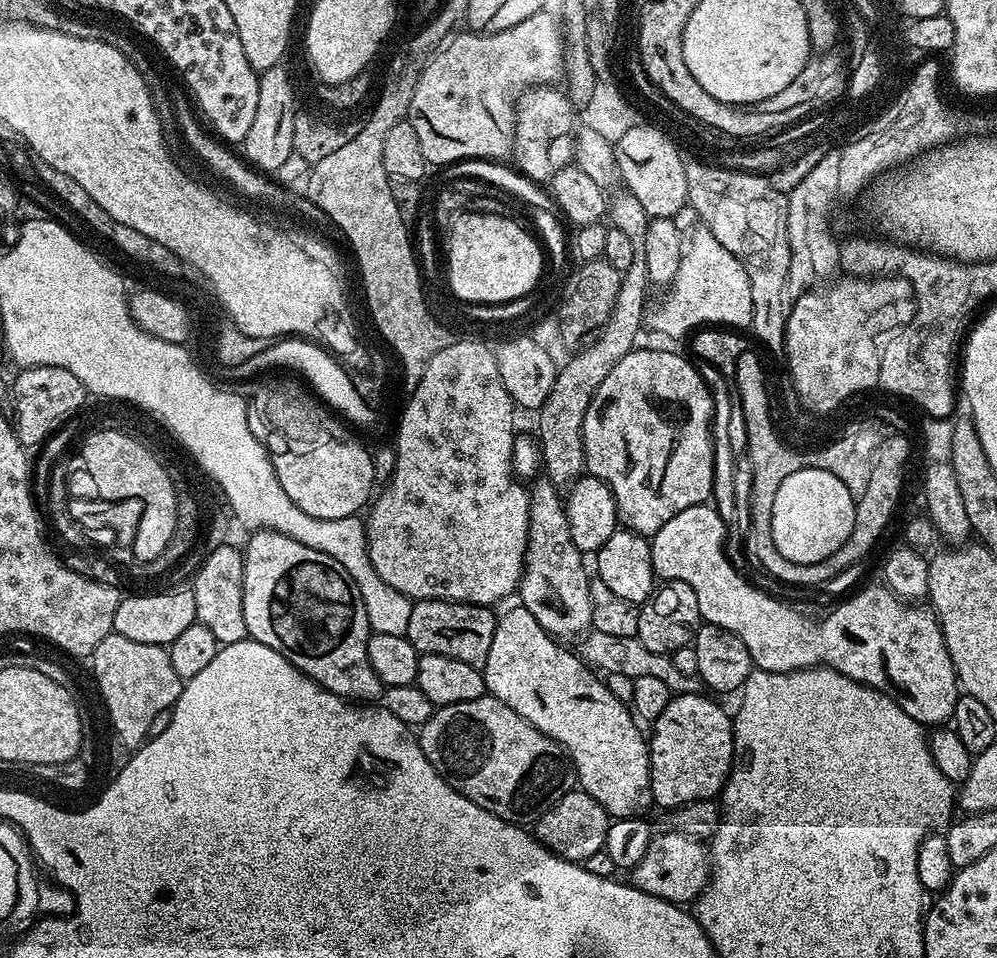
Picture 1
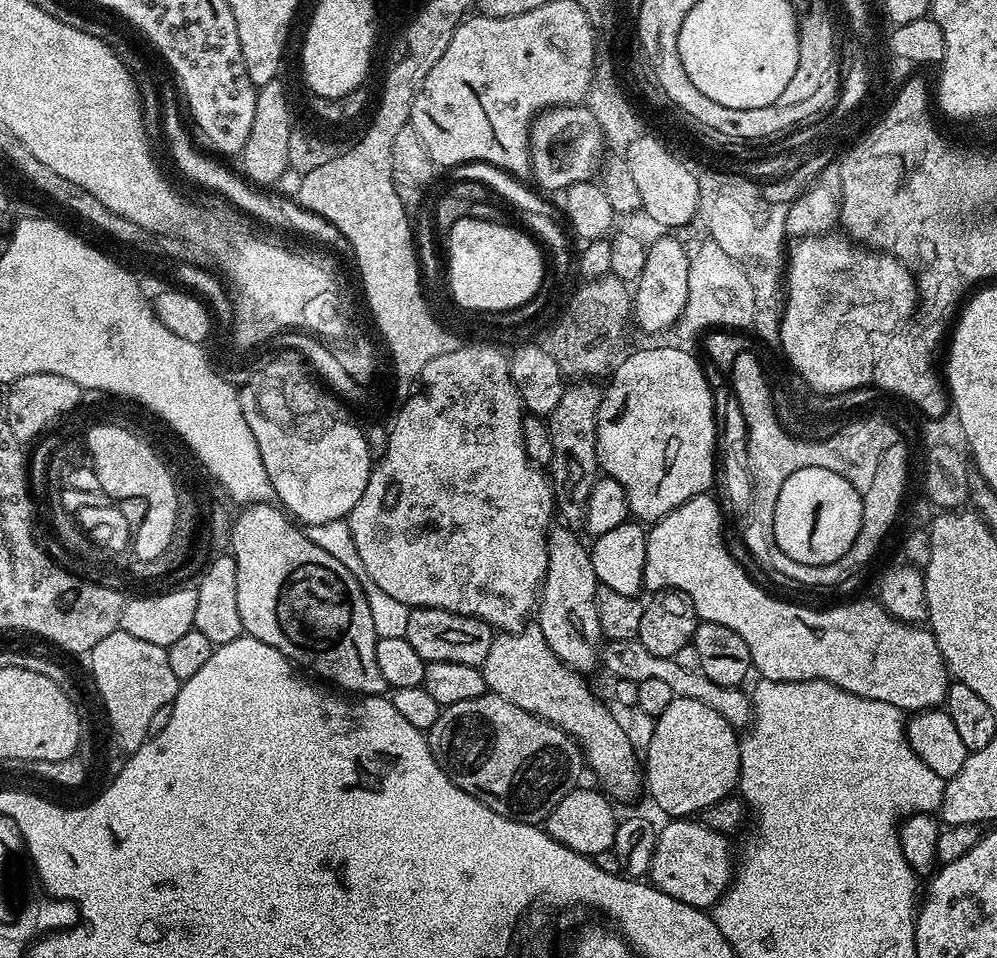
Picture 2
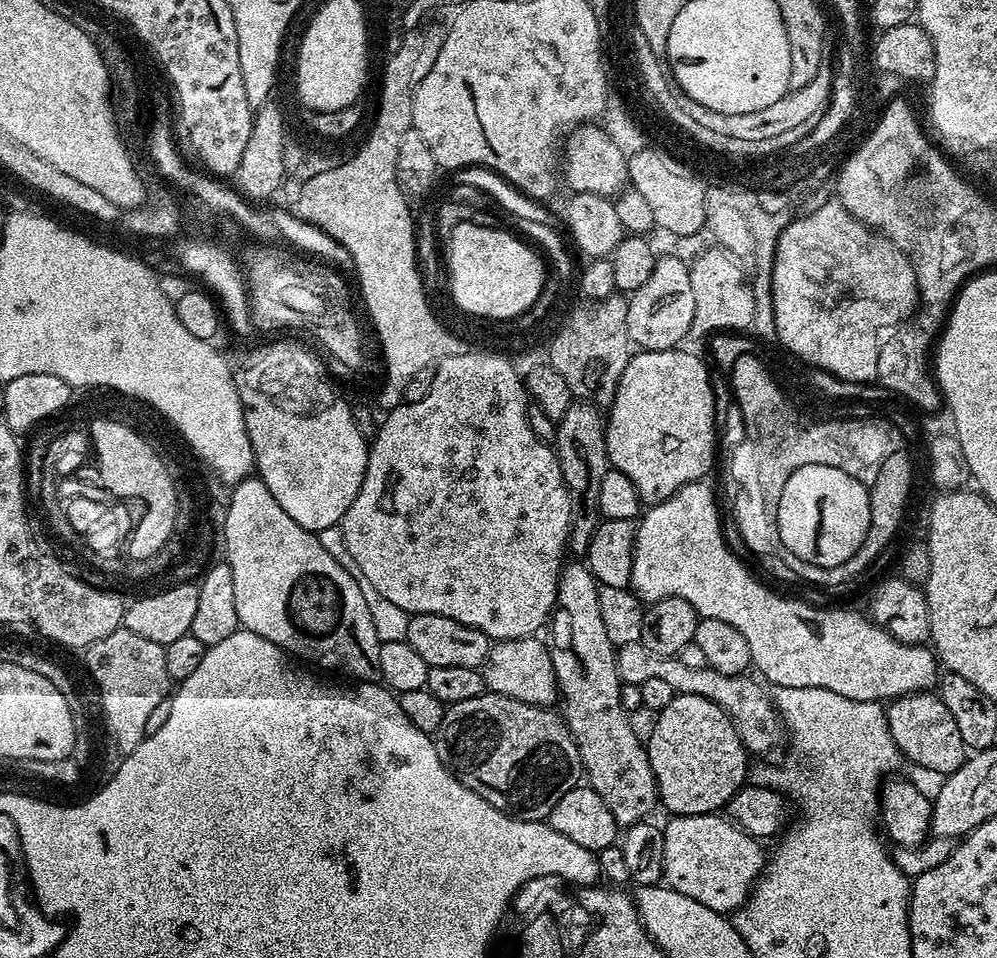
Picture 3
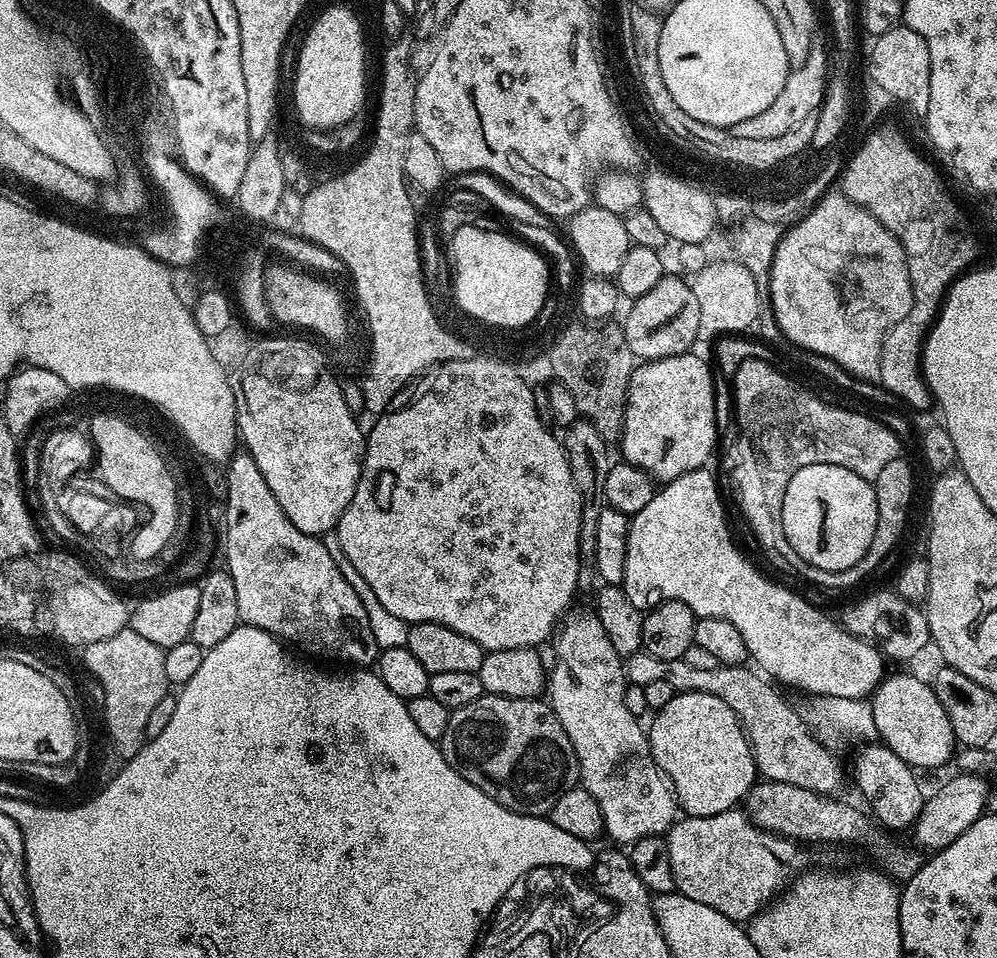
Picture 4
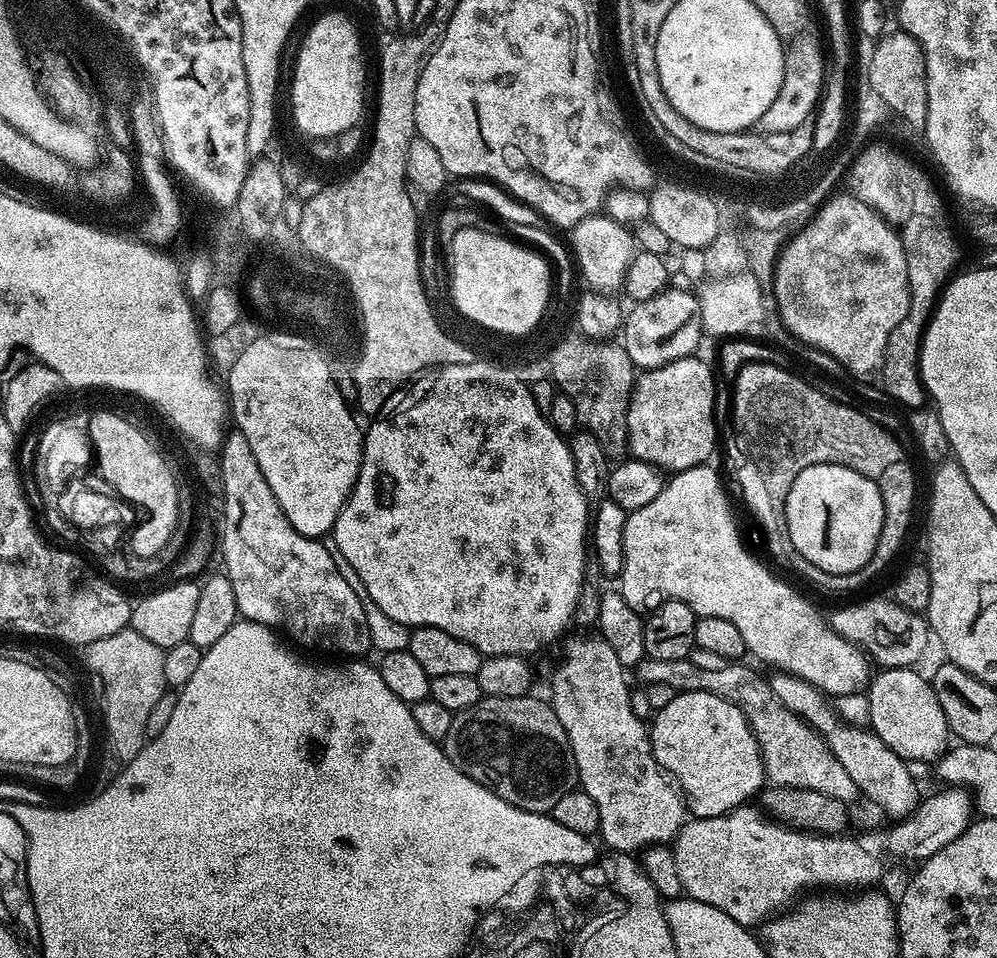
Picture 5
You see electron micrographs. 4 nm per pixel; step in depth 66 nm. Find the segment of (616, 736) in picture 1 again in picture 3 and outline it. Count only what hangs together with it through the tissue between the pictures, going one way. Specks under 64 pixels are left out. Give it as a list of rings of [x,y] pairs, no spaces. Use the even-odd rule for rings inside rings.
[[[536,636],[517,640],[498,640],[489,647],[488,656],[482,665],[484,687],[510,698],[518,698],[527,704],[555,705],[558,700],[556,671],[552,665],[549,645]],[[544,643],[544,644],[543,644]]]

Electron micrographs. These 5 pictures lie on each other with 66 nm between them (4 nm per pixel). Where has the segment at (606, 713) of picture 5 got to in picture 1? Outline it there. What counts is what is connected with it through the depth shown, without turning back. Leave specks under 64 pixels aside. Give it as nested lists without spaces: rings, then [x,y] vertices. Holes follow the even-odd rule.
[[[547,478],[540,482],[544,488],[534,484],[530,488],[530,526],[528,527],[528,549],[524,555],[524,573],[520,576],[518,589],[519,603],[541,624],[551,636],[561,642],[572,642],[583,637],[592,628],[592,603],[590,602],[590,568],[584,565],[585,553],[574,546],[574,538],[570,538],[570,524],[565,505],[562,503],[561,493],[558,488]]]

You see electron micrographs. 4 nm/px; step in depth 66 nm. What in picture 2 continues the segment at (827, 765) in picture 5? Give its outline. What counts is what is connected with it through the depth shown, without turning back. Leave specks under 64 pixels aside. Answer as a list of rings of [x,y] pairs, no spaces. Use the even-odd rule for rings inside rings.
[[[640,639],[634,640],[610,640],[602,648],[602,664],[608,667],[615,679],[630,678],[630,682],[641,684],[646,678],[658,678],[661,682],[670,685],[673,697],[694,698],[702,702],[702,706],[710,706],[710,710],[718,710],[737,730],[744,730],[752,723],[752,698],[743,687],[727,688],[718,686],[718,682],[710,682],[702,671],[686,670],[678,666],[678,662],[671,656],[659,656],[650,654],[646,646],[642,646]]]

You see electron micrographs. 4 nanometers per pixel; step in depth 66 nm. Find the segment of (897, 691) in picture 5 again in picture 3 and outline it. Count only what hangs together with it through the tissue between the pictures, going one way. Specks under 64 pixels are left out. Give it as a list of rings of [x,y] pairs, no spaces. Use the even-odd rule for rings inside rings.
[[[912,692],[909,696],[899,696],[886,708],[888,729],[898,746],[901,757],[908,764],[926,766],[926,770],[938,770],[938,774],[950,775],[964,765],[966,749],[958,725],[950,710],[942,706],[939,695],[927,692]]]

